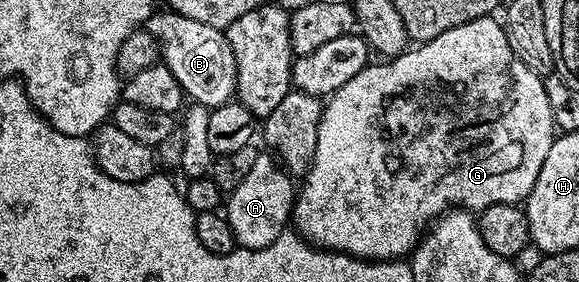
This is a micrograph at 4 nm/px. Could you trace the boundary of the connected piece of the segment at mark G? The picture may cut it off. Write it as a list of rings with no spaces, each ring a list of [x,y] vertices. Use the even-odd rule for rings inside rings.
[[[497,17],[477,18],[471,22],[460,24],[456,28],[448,28],[448,32],[440,32],[440,36],[436,36],[432,40],[415,45],[413,48],[407,48],[402,54],[396,55],[389,60],[379,61],[379,66],[368,64],[360,72],[356,72],[356,76],[352,76],[352,80],[348,80],[348,84],[344,84],[344,88],[340,88],[334,94],[329,95],[325,99],[322,108],[322,119],[320,120],[320,136],[316,140],[316,156],[312,160],[310,170],[301,179],[300,189],[297,191],[294,200],[294,212],[292,215],[292,226],[297,233],[301,234],[305,241],[312,246],[317,246],[319,250],[334,250],[337,254],[348,254],[352,258],[365,258],[376,262],[388,262],[391,260],[402,260],[413,251],[418,245],[420,239],[427,233],[428,227],[435,220],[442,217],[451,208],[461,208],[471,212],[480,212],[484,208],[488,208],[492,204],[518,204],[525,200],[532,192],[532,188],[536,184],[536,176],[540,176],[540,168],[544,164],[544,156],[548,156],[548,148],[552,148],[556,137],[556,127],[552,120],[552,108],[548,105],[548,92],[543,75],[532,72],[532,68],[528,68],[528,64],[524,64],[524,60],[520,60],[516,56],[516,52],[512,52],[512,48],[506,39],[506,31],[501,21],[497,22]]]

